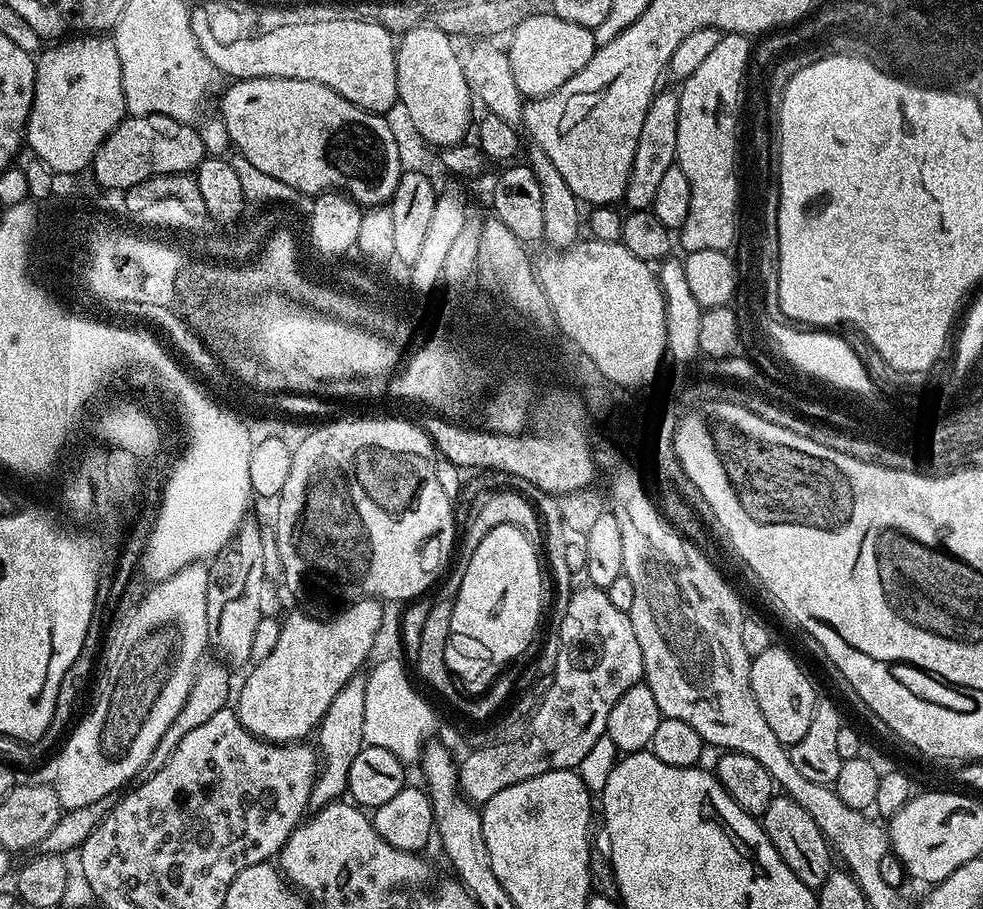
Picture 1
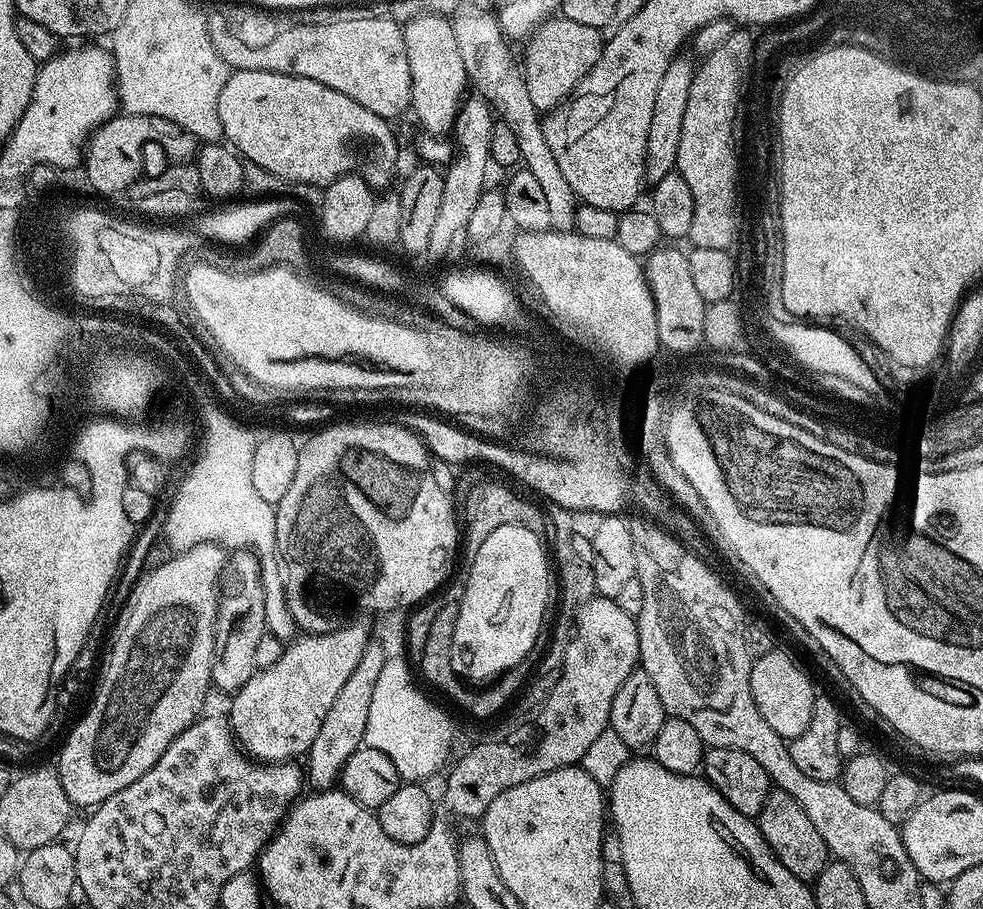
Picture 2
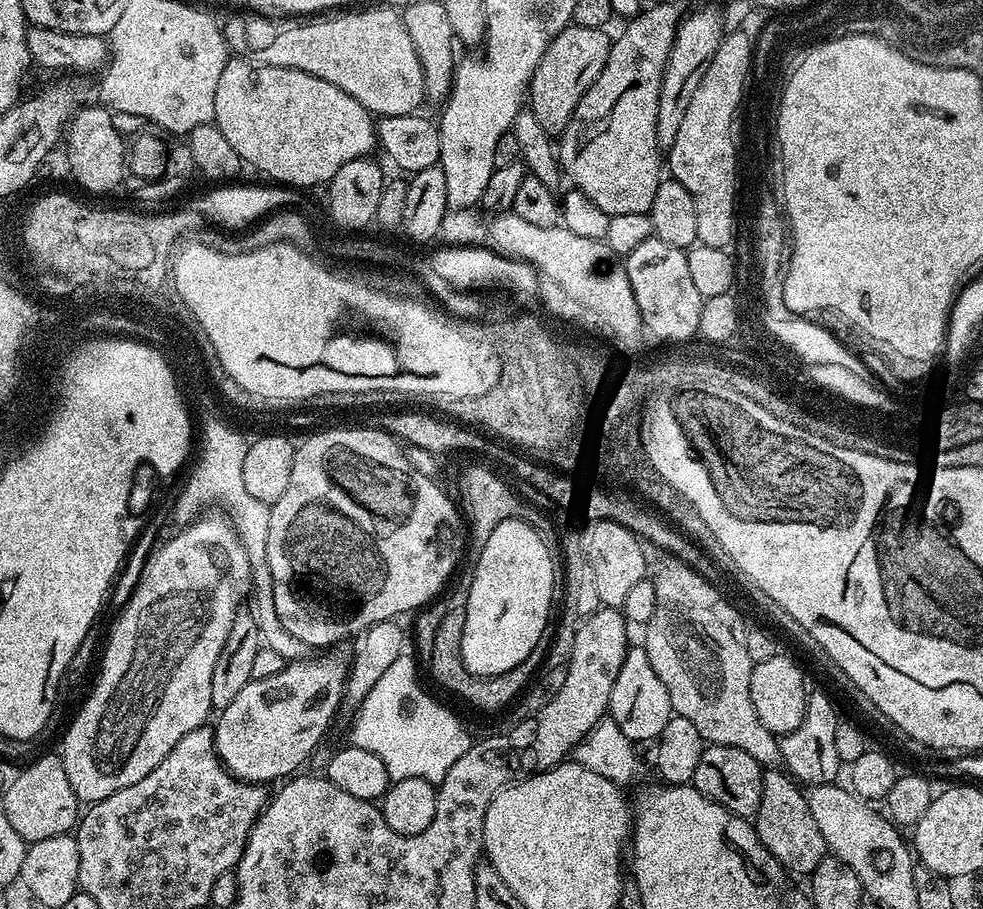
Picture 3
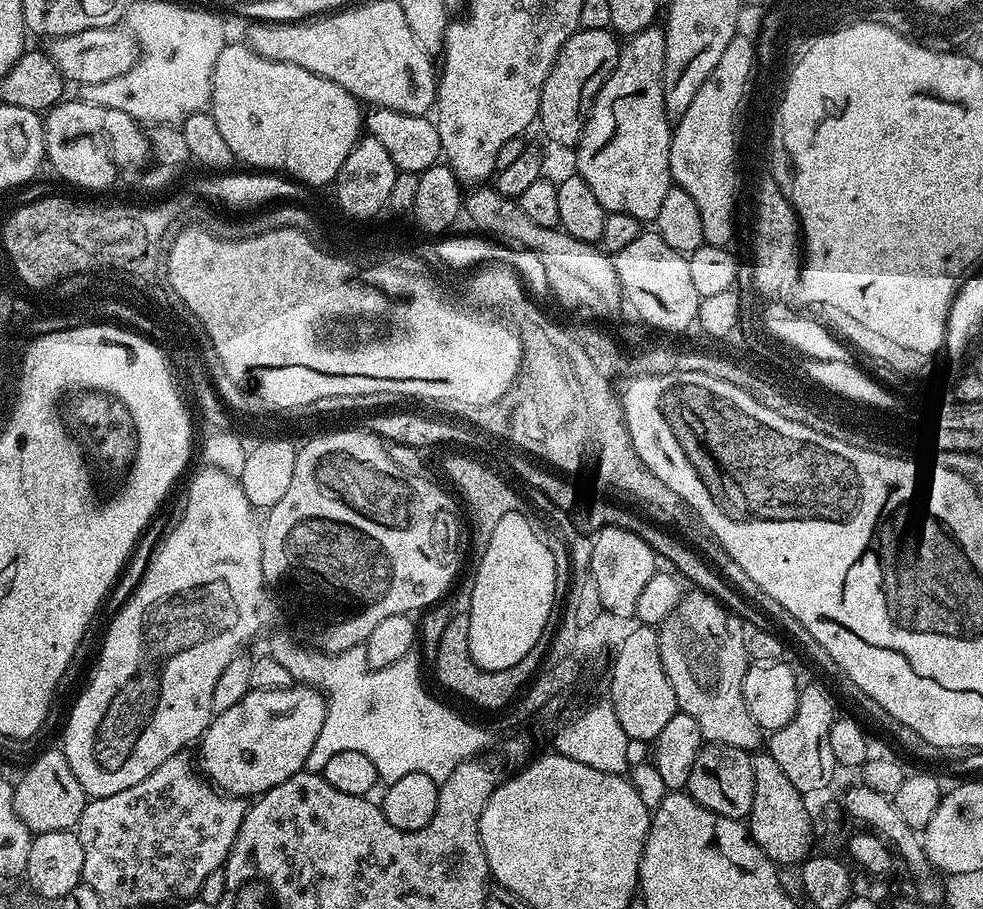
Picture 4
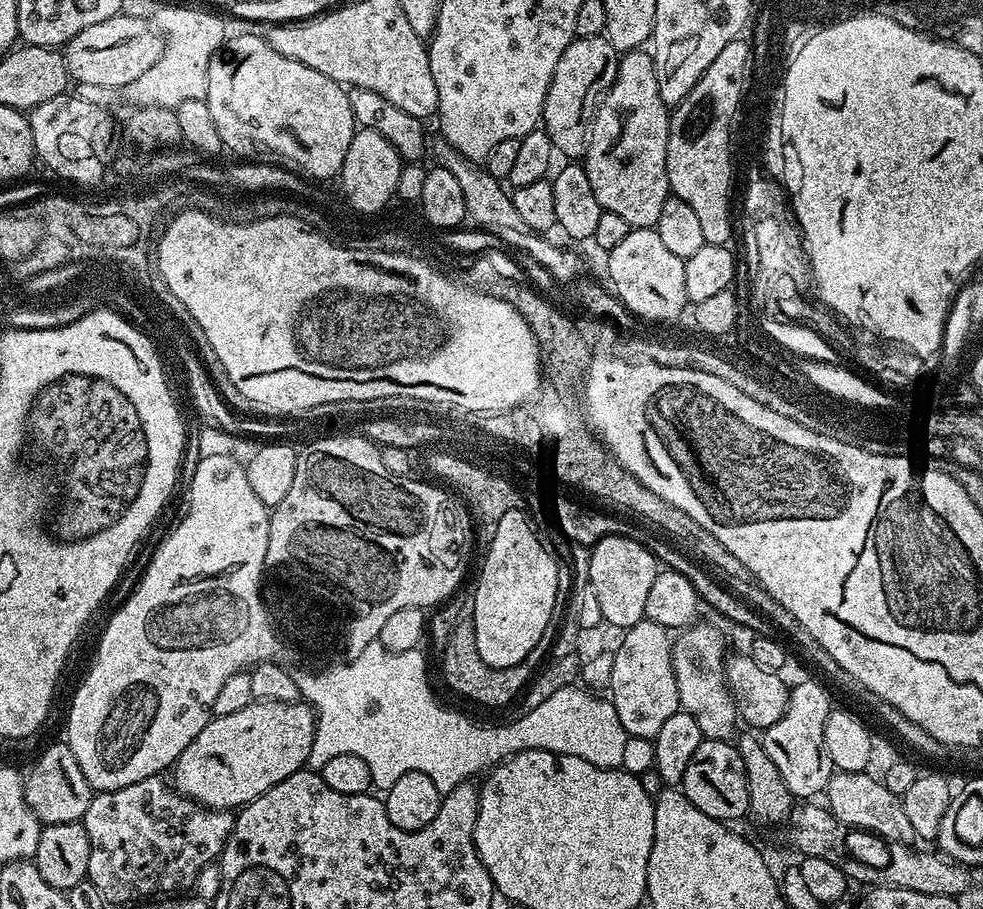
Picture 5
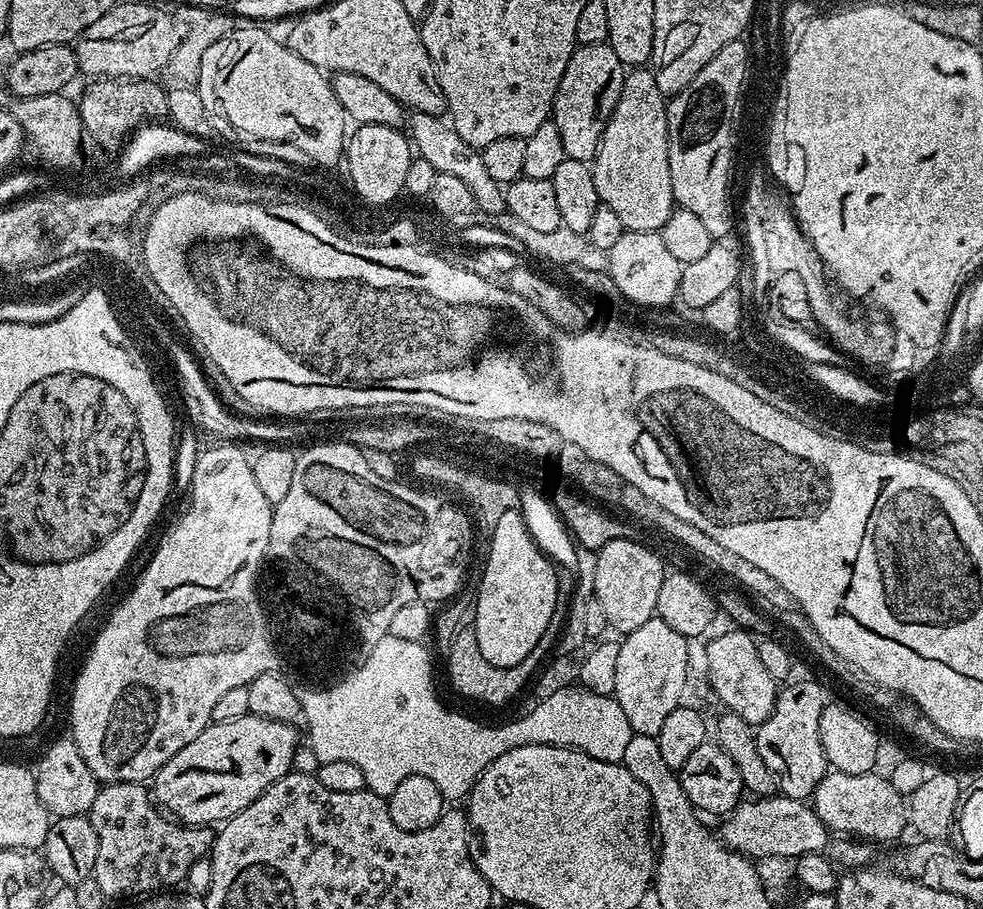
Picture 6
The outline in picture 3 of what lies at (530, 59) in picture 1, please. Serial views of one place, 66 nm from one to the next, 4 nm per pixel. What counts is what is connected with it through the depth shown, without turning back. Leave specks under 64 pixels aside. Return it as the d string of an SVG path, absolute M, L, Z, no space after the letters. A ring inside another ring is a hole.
M569 26L548 43L548 49L542 54L542 60L538 62L532 80L528 83L526 100L534 118L538 118L538 122L549 134L564 131L582 94L586 94L598 74L602 74L610 47L610 36L606 33L604 28Z

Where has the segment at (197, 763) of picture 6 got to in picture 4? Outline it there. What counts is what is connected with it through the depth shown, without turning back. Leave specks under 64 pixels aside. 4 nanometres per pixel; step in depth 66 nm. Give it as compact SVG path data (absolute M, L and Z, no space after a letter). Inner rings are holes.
M296 682L291 688L253 688L246 694L246 698L242 698L242 702L230 706L230 710L222 710L213 715L212 723L208 725L198 744L199 767L203 775L220 791L230 796L259 797L274 786L286 782L286 778L305 771L304 763L306 758L310 758L310 750L318 739L327 713L327 699L316 687Z

